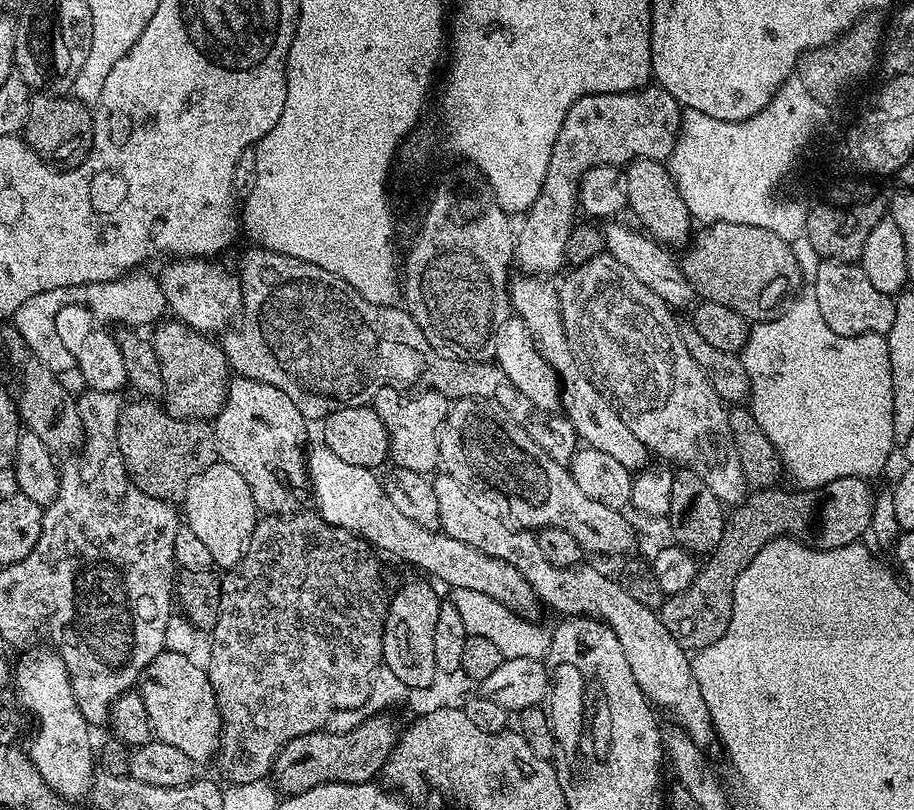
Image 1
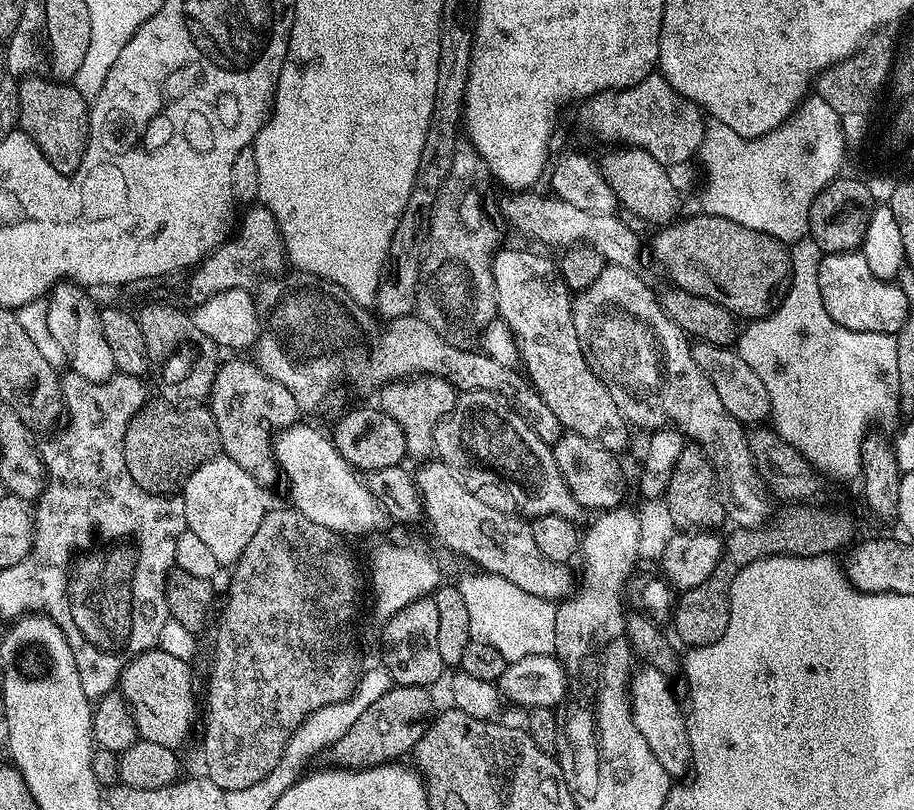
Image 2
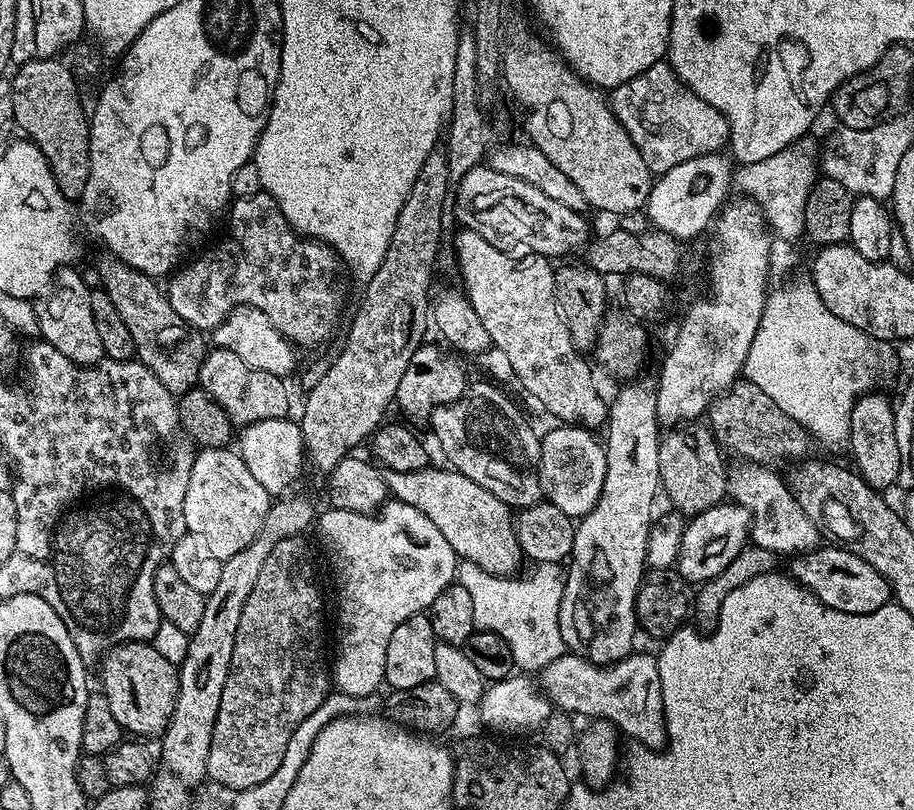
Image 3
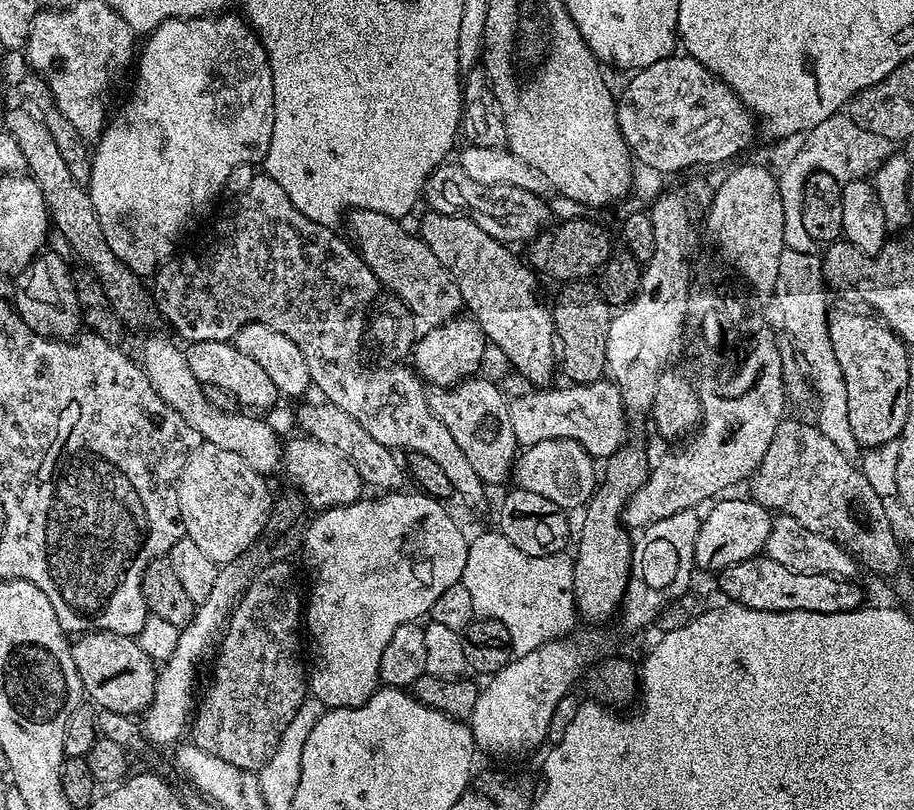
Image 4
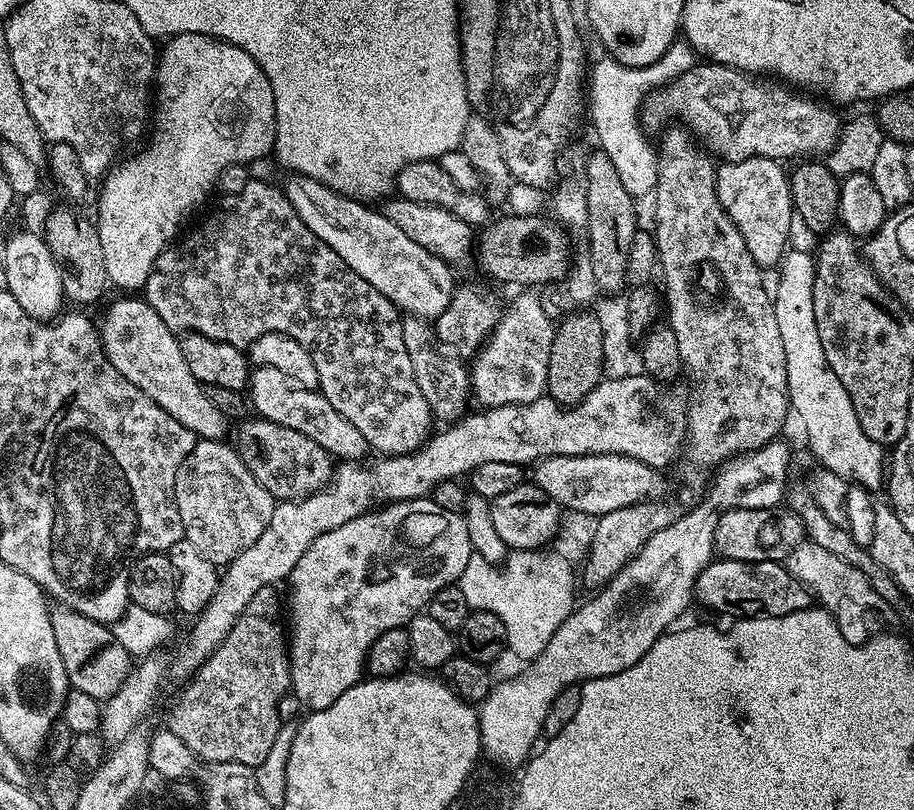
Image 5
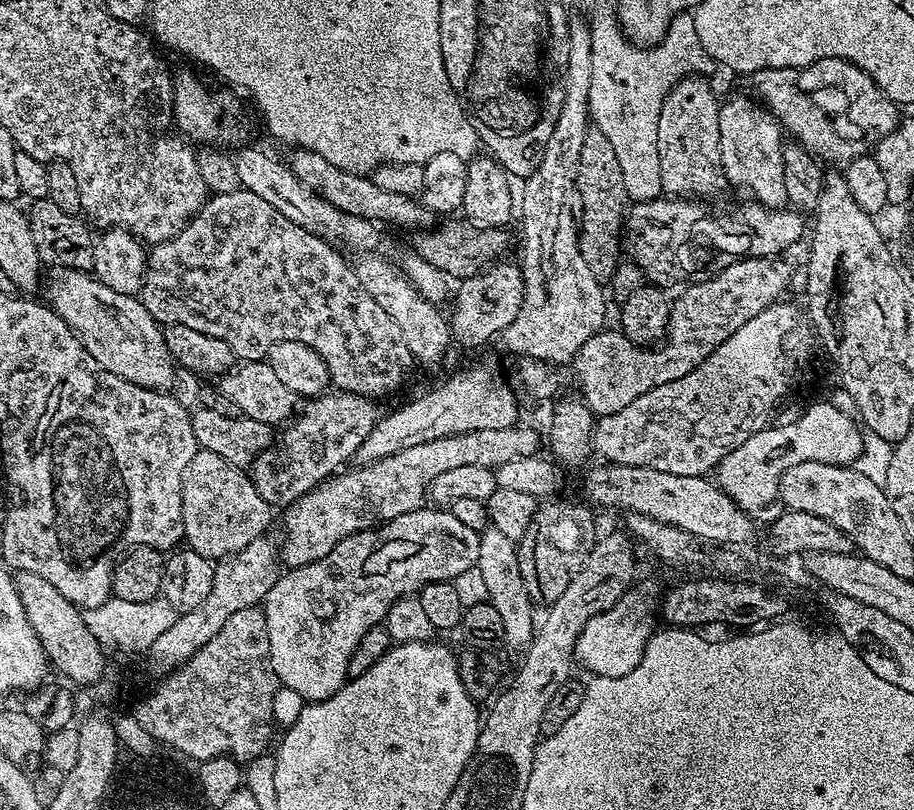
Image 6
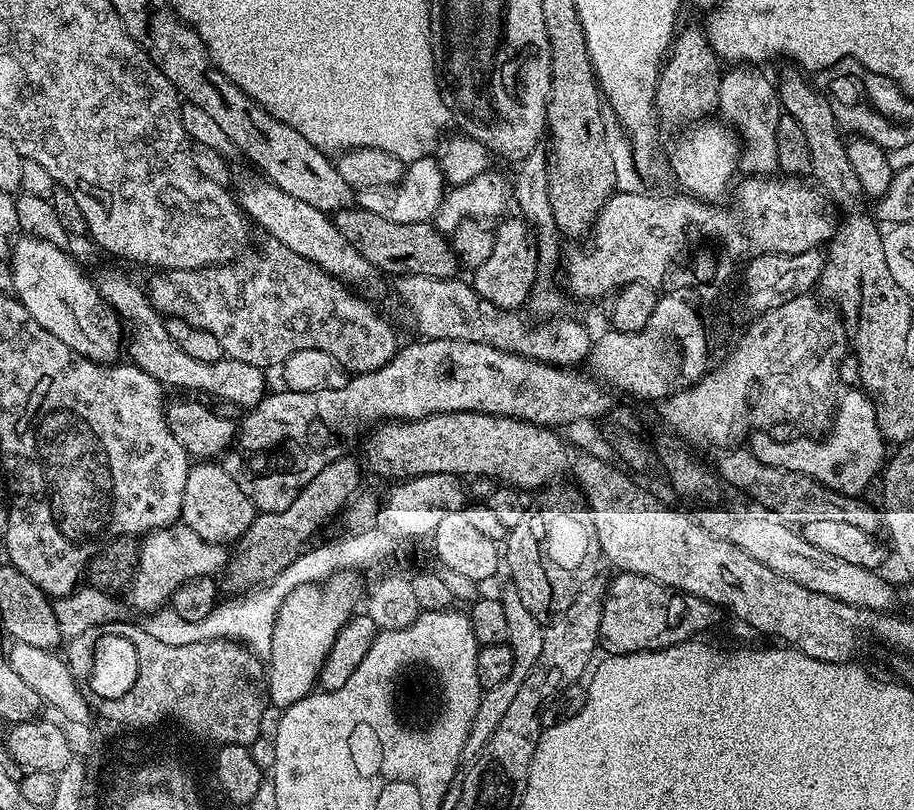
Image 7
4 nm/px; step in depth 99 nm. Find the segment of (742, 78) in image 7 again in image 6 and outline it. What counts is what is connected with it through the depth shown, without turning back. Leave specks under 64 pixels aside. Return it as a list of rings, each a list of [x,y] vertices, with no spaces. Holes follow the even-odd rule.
[[[736,96],[721,103],[718,146],[722,146],[722,170],[733,189],[741,188],[744,194],[766,208],[782,208],[788,204],[786,181],[782,178],[782,129],[767,108],[752,100]]]

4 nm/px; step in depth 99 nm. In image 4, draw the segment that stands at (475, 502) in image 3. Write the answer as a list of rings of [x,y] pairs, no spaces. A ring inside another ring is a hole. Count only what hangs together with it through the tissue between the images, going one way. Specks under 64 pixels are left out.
[[[327,402],[319,403],[304,404],[297,410],[296,424],[300,427],[299,431],[313,440],[338,450],[338,454],[342,454],[342,458],[346,458],[346,462],[350,462],[350,466],[358,470],[358,474],[369,489],[380,488],[376,490],[384,494],[403,489],[406,472],[401,461],[400,464],[396,461],[397,453],[391,448],[382,446],[382,442],[370,438],[369,432],[354,418],[350,418],[346,410],[338,410],[338,406]]]

